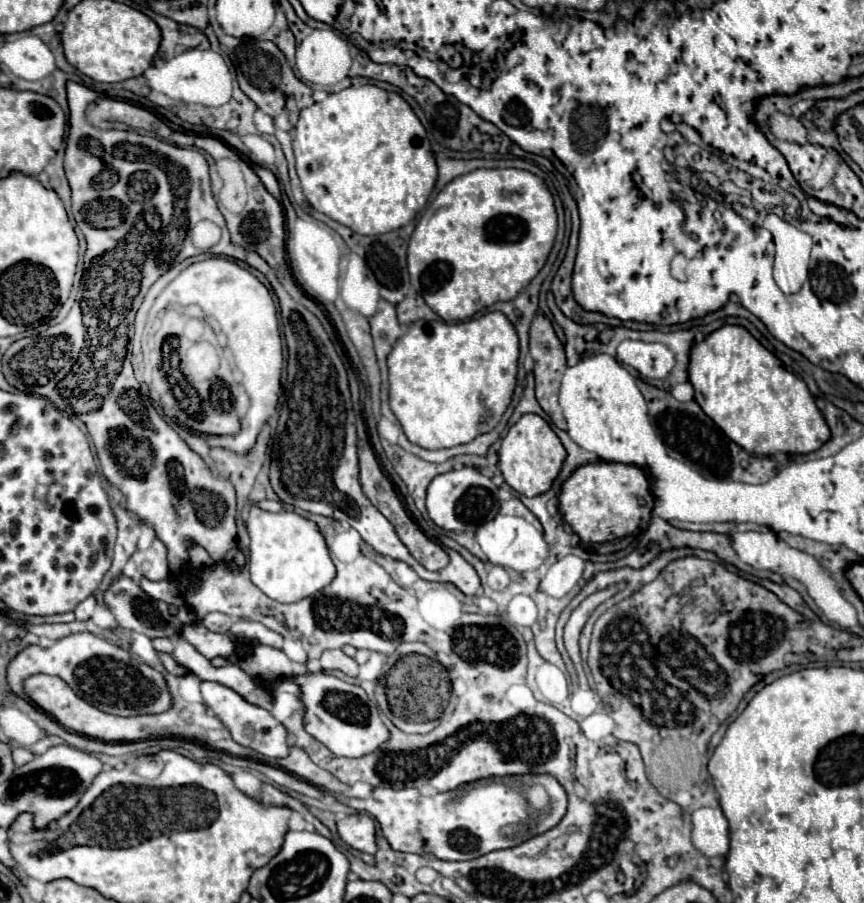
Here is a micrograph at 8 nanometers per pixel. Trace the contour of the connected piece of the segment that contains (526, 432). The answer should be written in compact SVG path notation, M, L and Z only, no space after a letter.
M523 415L505 435L499 449L499 469L505 477L505 483L525 497L535 497L551 489L557 479L567 451L551 425L539 415Z

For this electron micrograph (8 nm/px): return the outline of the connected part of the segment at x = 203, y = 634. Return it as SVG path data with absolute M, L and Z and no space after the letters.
M193 623L191 633L193 635L187 637L187 641L193 643L207 659L213 659L213 657L229 659L235 653L235 643L233 643L231 635L211 633L201 623Z

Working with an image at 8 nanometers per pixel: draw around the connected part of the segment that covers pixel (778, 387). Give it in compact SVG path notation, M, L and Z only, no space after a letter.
M723 325L723 327L719 327L717 331L709 333L701 343L695 343L695 345L691 347L691 353L689 353L689 371L687 371L687 373L689 373L689 383L691 383L693 389L695 389L695 401L697 401L699 407L705 411L705 415L711 417L711 419L725 431L725 435L727 435L729 439L733 439L739 447L743 447L743 449L749 451L749 453L759 453L759 455L765 455L765 457L767 457L767 455L773 455L773 453L777 453L777 451L781 451L781 453L811 453L811 451L817 451L817 449L831 437L829 427L827 427L821 411L817 409L815 399L813 399L813 395L809 393L805 381L799 379L795 373L787 371L787 369L783 367L783 363L781 363L771 351L767 351L753 335L751 335L745 327L741 327L741 325Z

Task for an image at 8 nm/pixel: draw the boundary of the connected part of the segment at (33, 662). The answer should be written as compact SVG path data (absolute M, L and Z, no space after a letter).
M87 631L67 635L55 641L51 647L29 645L19 651L7 667L7 683L11 691L19 697L25 697L21 683L35 673L61 677L83 701L111 715L131 717L145 713L161 713L167 711L171 705L165 679L159 671L151 669L145 663L139 663L125 649Z

